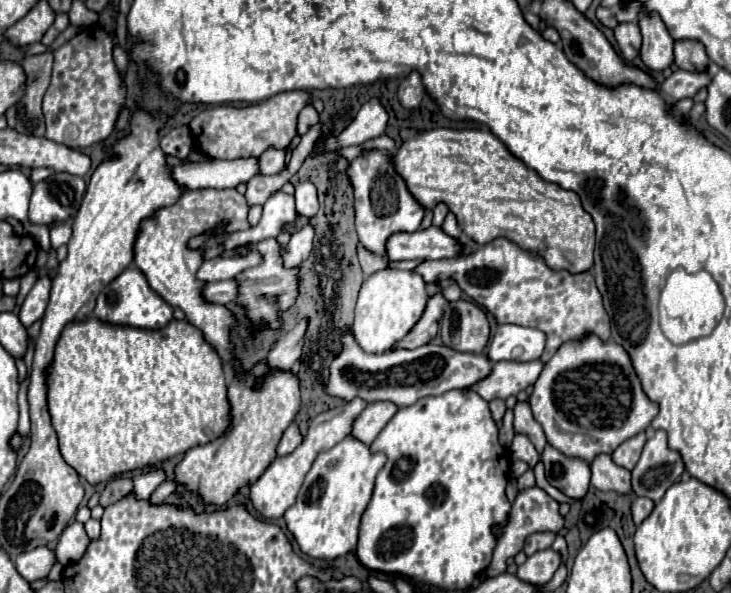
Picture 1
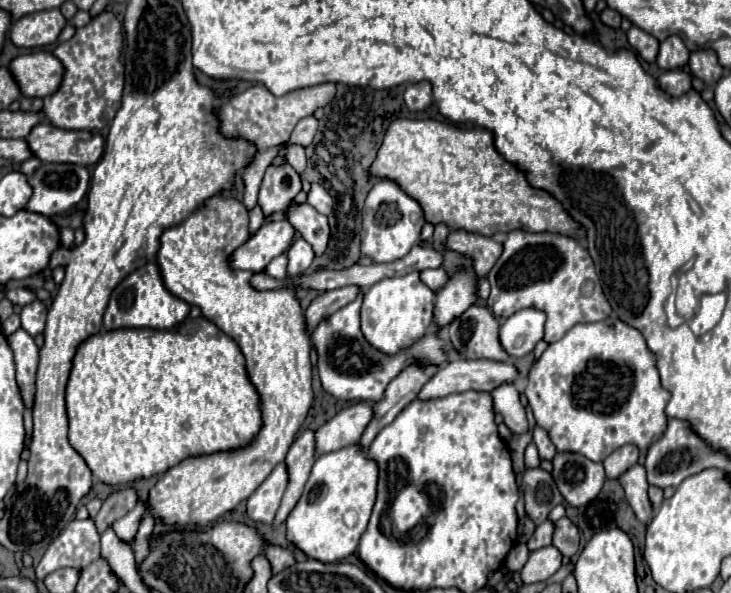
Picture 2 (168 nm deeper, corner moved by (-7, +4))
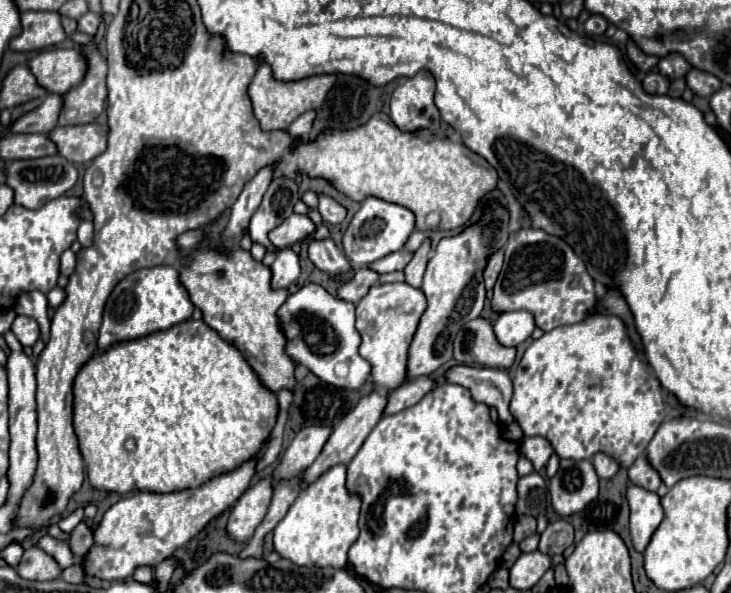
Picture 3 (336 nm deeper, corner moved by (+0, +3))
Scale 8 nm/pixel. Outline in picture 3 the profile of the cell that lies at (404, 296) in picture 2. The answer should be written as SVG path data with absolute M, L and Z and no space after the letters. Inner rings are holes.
M407 283L375 285L357 303L357 331L361 335L359 355L371 363L371 379L381 389L397 389L407 383L407 351L417 331L417 321L425 313L425 295Z

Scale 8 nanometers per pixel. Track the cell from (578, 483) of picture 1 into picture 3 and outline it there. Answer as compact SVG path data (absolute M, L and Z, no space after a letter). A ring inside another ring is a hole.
M561 459L559 471L555 477L549 481L549 495L551 495L551 505L557 515L569 517L573 513L579 513L589 505L589 501L595 501L599 493L599 477L593 469L591 461L573 461L573 459Z

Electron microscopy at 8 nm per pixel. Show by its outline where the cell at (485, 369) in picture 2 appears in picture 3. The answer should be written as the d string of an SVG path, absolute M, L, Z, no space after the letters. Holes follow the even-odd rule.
M417 377L417 379L411 379L409 383L405 383L405 385L393 389L393 391L389 391L383 415L393 415L393 413L399 413L399 411L415 405L433 387L435 387L435 383L429 377Z

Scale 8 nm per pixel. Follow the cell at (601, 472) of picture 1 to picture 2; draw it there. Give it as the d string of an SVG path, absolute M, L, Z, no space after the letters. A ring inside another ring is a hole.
M636 464L628 472L620 474L618 482L624 488L626 500L632 506L632 510L636 512L638 520L646 522L652 516L652 506L650 506L650 500L648 500L648 494L646 494L648 492L646 470L640 464Z

